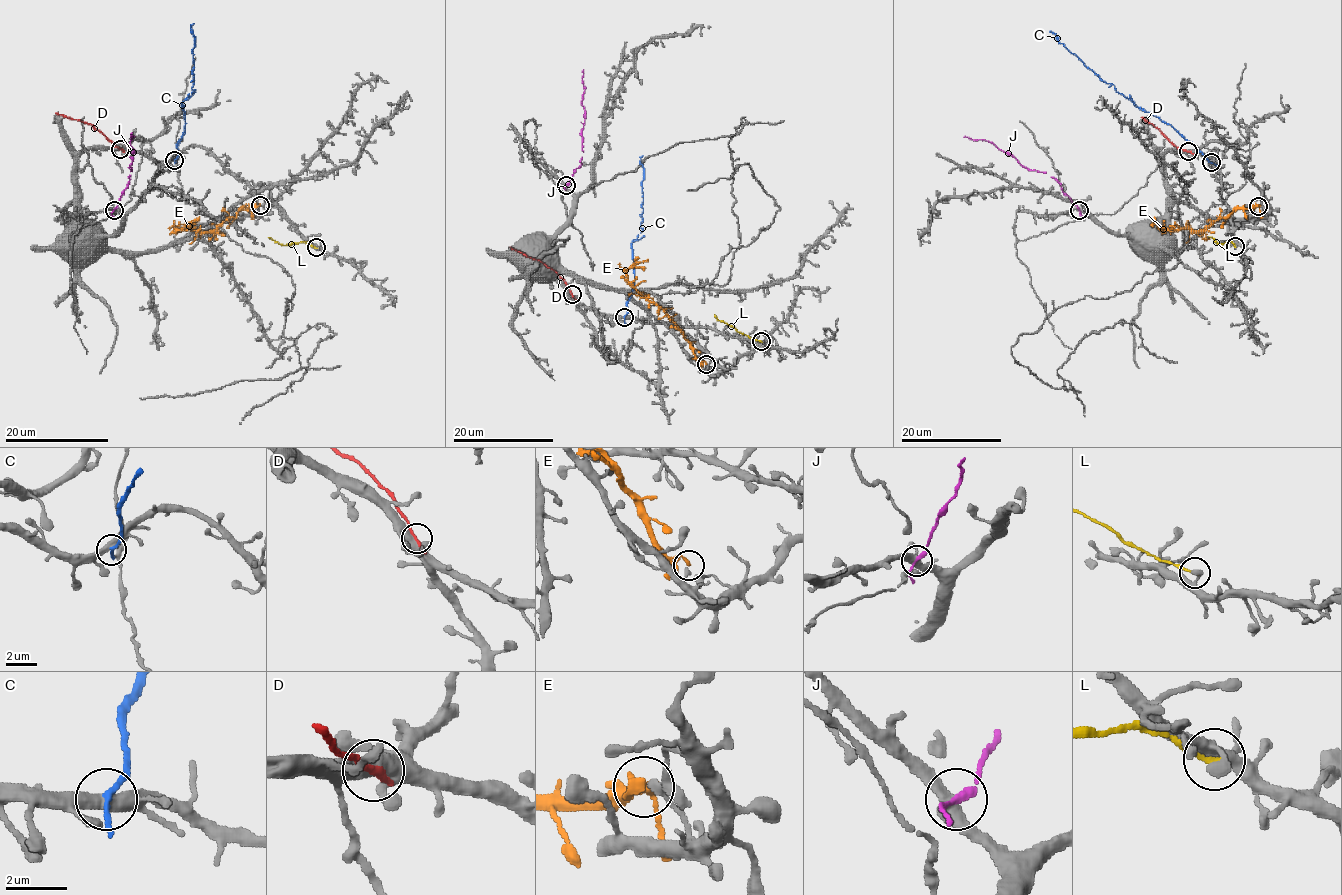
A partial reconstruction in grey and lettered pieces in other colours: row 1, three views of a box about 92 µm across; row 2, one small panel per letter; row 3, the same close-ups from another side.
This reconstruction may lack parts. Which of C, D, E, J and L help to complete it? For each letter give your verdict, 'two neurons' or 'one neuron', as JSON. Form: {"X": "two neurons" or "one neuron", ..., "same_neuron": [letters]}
{"C": "two neurons", "D": "two neurons", "E": "two neurons", "J": "two neurons", "L": "two neurons", "same_neuron": []}

